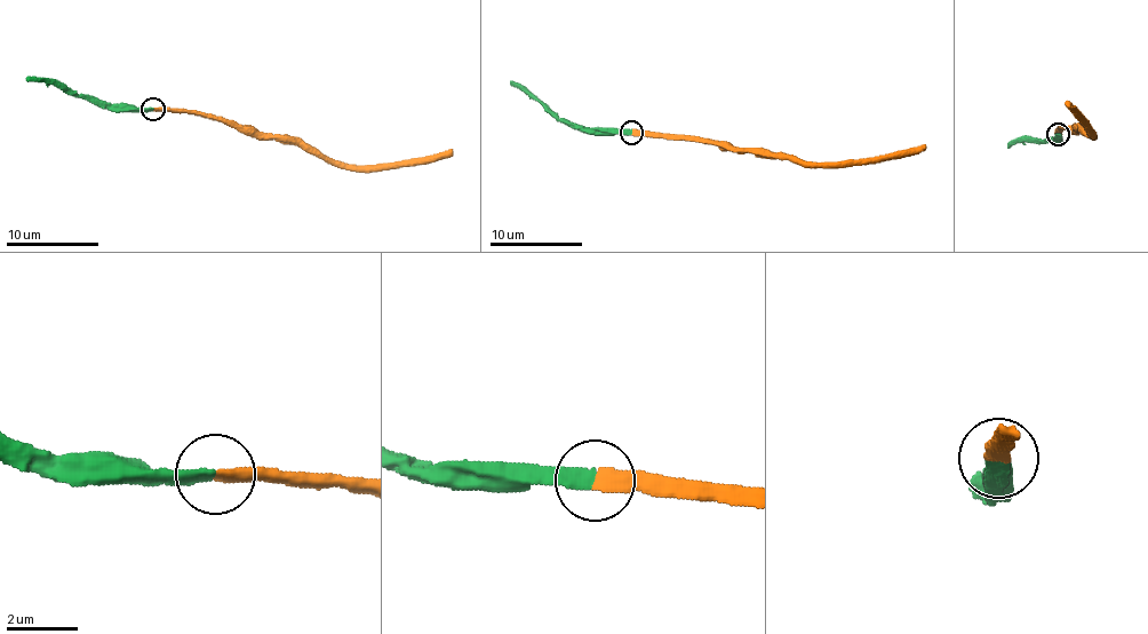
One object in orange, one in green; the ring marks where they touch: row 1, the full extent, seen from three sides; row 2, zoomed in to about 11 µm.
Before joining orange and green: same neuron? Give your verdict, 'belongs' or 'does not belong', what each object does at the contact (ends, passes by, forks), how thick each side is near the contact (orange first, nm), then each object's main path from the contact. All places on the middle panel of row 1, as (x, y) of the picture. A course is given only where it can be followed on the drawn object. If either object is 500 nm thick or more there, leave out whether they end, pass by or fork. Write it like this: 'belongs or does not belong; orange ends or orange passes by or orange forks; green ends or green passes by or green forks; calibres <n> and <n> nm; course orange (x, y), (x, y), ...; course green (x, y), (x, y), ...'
belongs; orange ends; green ends; calibres 360 and 360 nm; course orange (631, 132), (683, 135), (739, 149), (766, 149), (820, 166), (876, 164), (913, 155), (925, 144); course green (631, 132), (586, 133), (567, 126), (511, 82)

